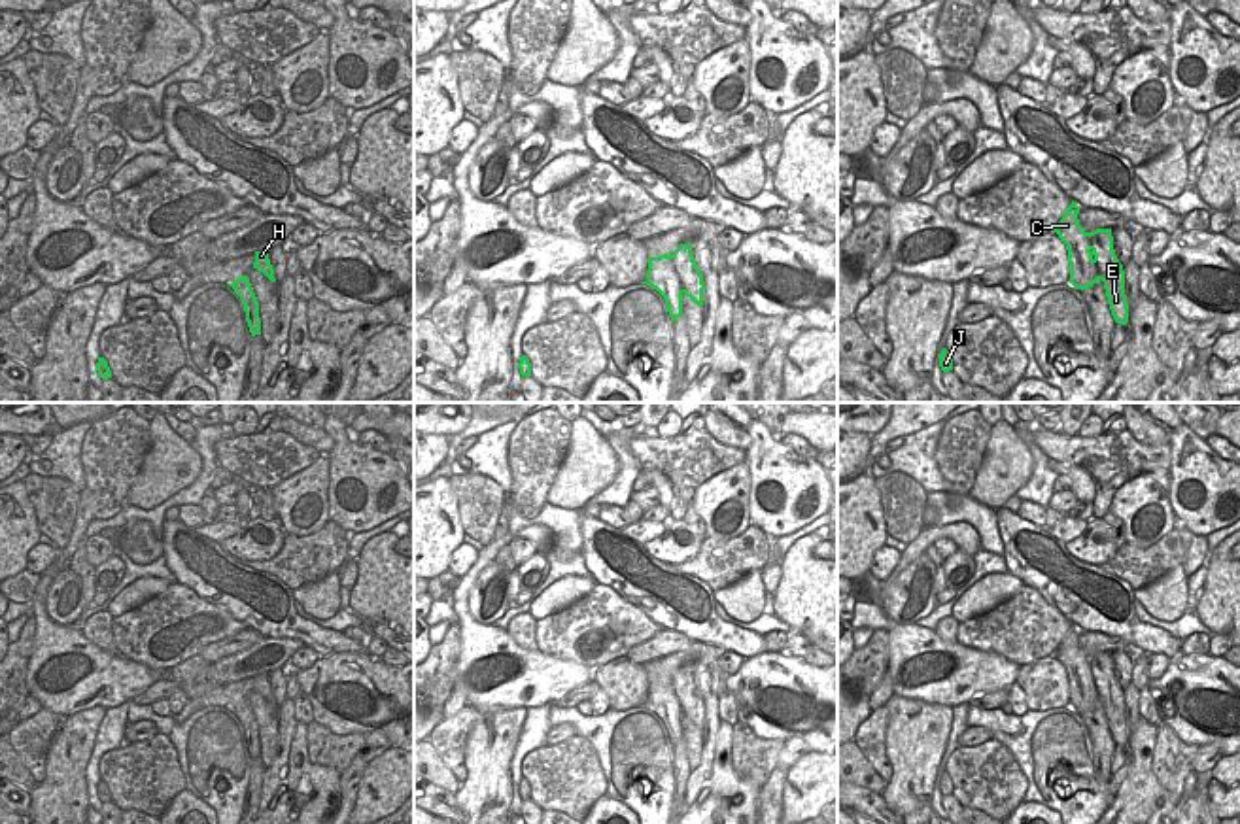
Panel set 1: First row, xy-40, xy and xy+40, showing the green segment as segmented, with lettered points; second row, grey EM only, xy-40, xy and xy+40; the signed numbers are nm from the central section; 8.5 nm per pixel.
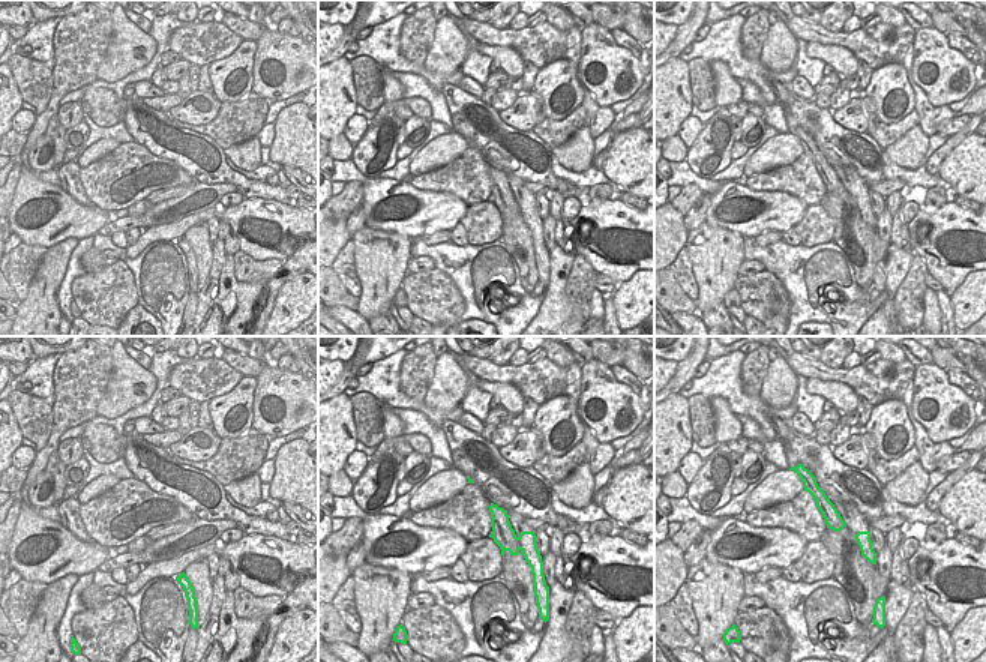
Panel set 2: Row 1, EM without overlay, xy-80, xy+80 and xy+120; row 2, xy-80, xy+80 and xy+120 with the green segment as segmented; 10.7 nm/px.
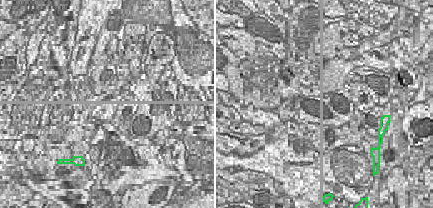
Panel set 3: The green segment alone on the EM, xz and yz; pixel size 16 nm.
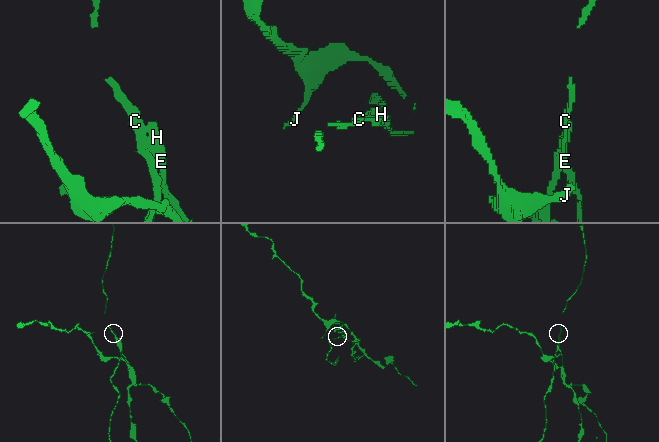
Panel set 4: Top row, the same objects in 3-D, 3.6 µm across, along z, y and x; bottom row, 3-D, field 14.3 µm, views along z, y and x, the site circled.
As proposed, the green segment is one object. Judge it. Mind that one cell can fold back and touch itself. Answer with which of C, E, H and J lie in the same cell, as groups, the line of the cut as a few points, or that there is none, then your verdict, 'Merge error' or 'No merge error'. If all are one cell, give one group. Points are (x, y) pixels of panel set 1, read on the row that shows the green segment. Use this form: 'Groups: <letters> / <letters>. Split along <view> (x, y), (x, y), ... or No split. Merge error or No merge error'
Groups: C / E H J. Split along xy (671, 256), (685, 291). Merge error

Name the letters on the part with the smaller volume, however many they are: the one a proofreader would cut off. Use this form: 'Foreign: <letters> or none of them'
Foreign: C

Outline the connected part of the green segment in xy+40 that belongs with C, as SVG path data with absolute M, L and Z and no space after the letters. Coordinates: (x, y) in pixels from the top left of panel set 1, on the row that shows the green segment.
M1072 200L1053 232L1066 244L1070 263L1070 283L1076 289L1089 289L1102 280L1098 265L1093 259L1091 232L1077 219L1079 206Z

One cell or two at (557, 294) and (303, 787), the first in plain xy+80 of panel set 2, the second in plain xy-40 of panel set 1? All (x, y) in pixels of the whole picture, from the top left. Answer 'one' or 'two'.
one

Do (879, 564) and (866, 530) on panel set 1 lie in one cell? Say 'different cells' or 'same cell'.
different cells

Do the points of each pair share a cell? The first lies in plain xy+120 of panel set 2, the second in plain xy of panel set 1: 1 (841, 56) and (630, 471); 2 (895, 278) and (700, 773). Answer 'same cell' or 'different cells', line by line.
1: different cells
2: different cells

